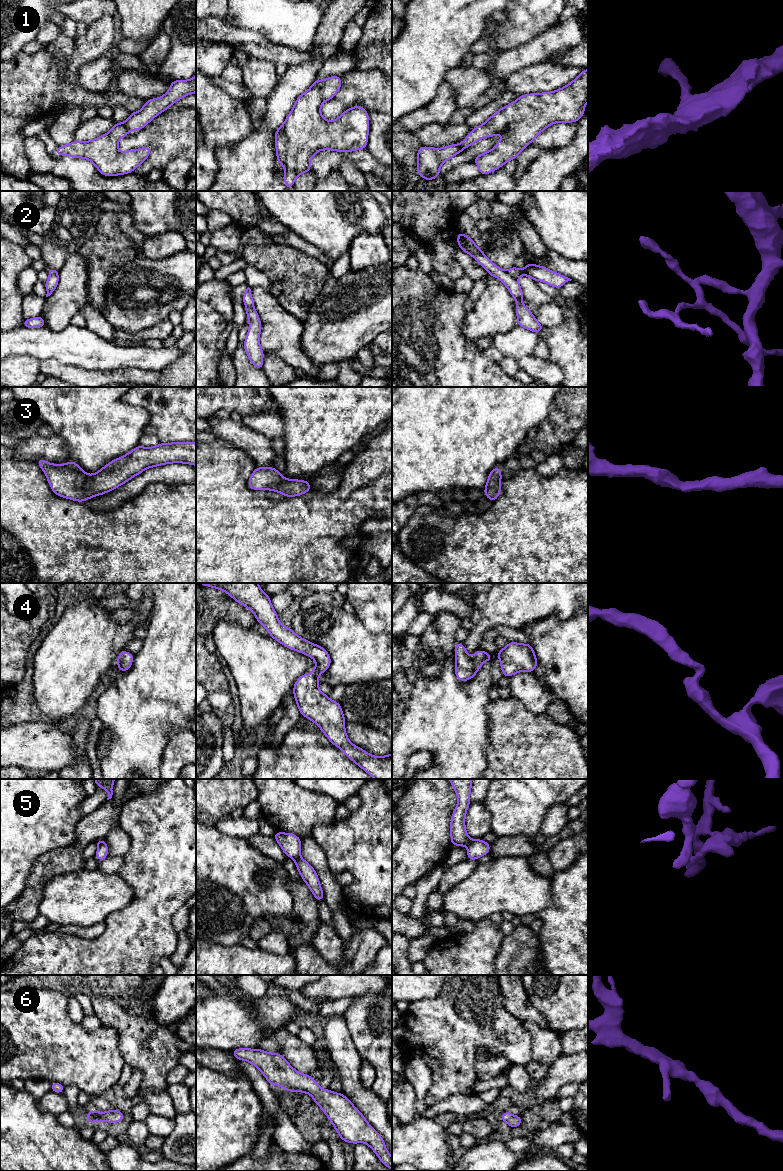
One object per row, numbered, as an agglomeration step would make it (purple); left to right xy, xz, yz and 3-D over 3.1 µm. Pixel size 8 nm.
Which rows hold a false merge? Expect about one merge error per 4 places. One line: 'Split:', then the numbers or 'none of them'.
Split: 2, 5

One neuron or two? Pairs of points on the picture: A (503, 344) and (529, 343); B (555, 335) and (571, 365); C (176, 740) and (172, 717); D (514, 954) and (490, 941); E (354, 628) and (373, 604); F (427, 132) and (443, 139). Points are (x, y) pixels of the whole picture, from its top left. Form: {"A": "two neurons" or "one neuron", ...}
{"A": "one neuron", "B": "one neuron", "C": "two neurons", "D": "two neurons", "E": "two neurons", "F": "one neuron"}

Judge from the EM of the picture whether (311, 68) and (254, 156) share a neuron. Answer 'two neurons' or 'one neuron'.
one neuron

